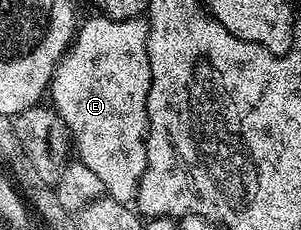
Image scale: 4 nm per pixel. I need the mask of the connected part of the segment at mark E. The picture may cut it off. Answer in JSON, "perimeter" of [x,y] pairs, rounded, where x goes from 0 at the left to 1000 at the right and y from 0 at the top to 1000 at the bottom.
{"perimeter":[[[322,70],[326,78],[299,78],[286,100],[256,117],[246,178],[233,187],[233,213],[209,235],[189,287],[179,296],[179,322],[166,335],[166,370],[159,378],[159,426],[169,426],[173,474],[183,496],[203,513],[206,530],[223,548],[229,587],[246,600],[259,626],[256,700],[276,704],[306,748],[332,765],[349,822],[359,830],[362,857],[382,861],[385,874],[432,887],[449,874],[458,835],[458,787],[472,778],[472,752],[485,739],[485,439],[492,435],[492,400],[498,396],[498,283],[492,278],[492,209],[485,178],[492,174],[492,139],[498,109],[488,104],[482,74],[415,78],[412,87],[385,87],[382,78],[355,78],[349,70]]]}

